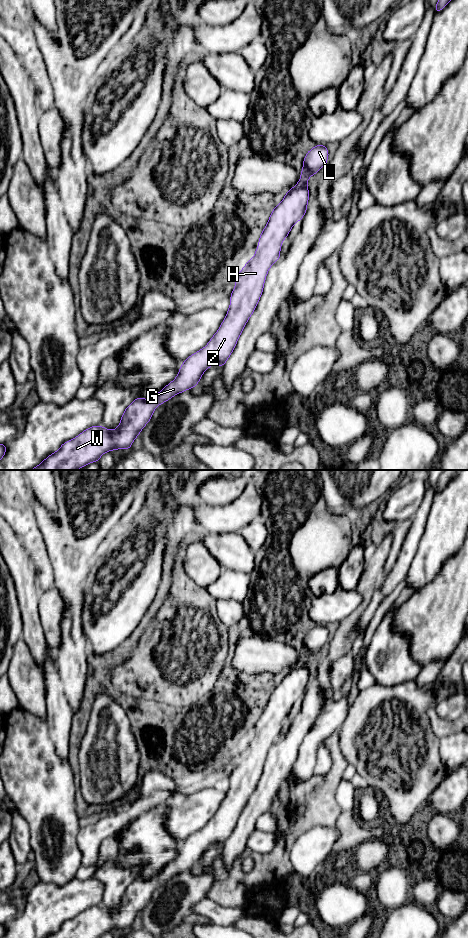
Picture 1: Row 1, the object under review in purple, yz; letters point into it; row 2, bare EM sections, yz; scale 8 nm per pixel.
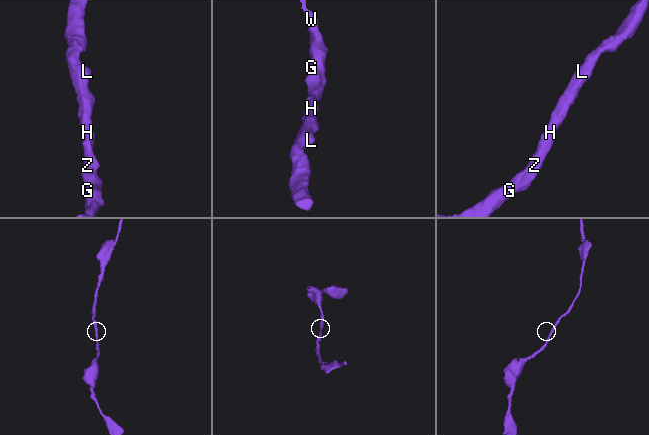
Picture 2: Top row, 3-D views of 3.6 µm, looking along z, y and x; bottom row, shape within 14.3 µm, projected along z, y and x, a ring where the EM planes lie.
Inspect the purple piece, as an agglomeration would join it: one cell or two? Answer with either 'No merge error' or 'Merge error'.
No merge error

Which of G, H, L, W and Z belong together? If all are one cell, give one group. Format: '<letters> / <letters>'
G H L W Z

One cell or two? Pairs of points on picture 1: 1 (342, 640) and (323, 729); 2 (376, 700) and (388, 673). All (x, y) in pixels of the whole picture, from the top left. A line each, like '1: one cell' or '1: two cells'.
1: two cells
2: two cells

